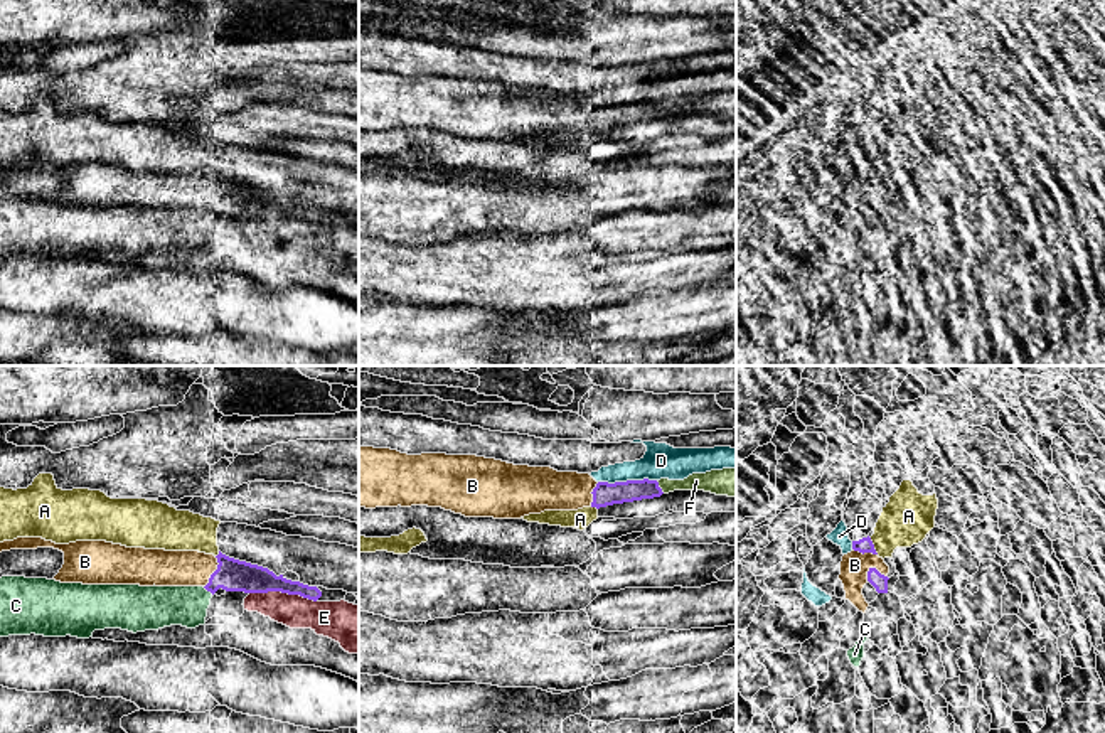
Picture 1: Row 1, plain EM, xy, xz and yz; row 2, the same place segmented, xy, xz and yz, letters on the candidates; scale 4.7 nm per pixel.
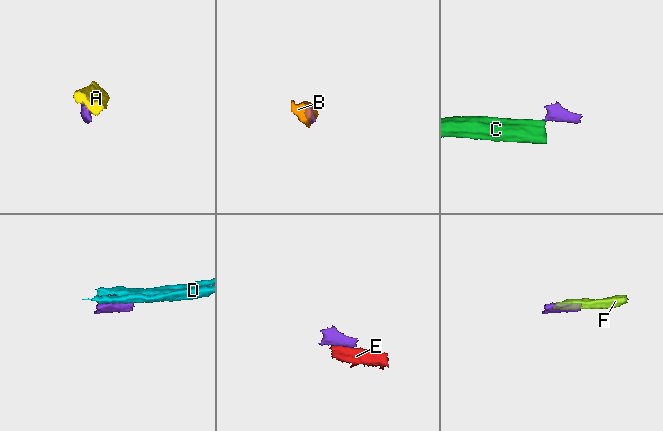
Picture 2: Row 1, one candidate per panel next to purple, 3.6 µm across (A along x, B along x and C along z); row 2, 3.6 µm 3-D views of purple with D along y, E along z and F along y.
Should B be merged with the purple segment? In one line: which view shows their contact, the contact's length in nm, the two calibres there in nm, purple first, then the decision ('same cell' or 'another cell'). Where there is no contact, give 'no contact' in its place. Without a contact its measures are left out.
meets purple in xy; contact 160 nm long; 160 nm thick on the purple side, 180 nm on the other; another cell

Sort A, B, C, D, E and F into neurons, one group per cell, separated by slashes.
A / B F / C / D / E

